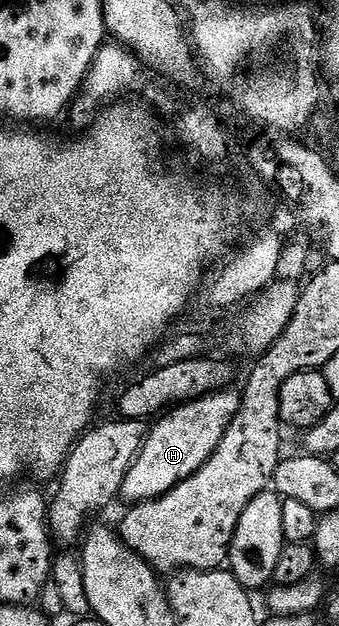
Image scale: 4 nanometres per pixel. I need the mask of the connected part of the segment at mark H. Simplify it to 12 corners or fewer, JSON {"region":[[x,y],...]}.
{"region":[[228,386],[148,429],[120,499],[167,494],[215,454],[241,409]]}

